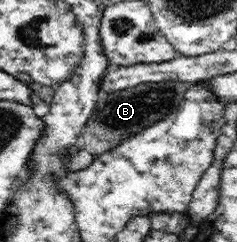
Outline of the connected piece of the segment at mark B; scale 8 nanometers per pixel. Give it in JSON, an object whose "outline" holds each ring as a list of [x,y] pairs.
{"outline":[[[169,80],[163,83],[140,83],[135,87],[114,92],[102,89],[95,109],[87,123],[81,127],[79,147],[83,147],[92,155],[99,155],[109,148],[117,147],[130,135],[139,133],[172,114],[184,101],[188,87],[189,84]]]}

